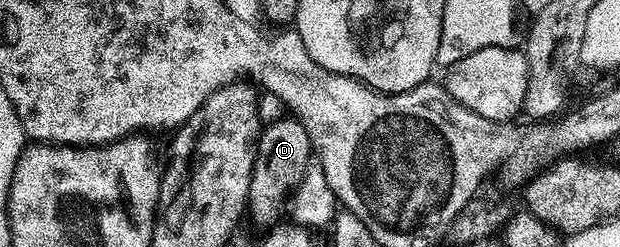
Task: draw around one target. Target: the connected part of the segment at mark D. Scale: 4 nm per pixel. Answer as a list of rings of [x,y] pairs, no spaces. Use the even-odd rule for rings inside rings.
[[[283,117],[275,123],[265,124],[262,134],[258,137],[258,152],[252,169],[248,219],[258,227],[273,228],[281,220],[278,218],[282,215],[282,206],[285,203],[287,206],[294,188],[304,177],[304,169],[310,162],[312,144],[304,125],[297,117]]]

